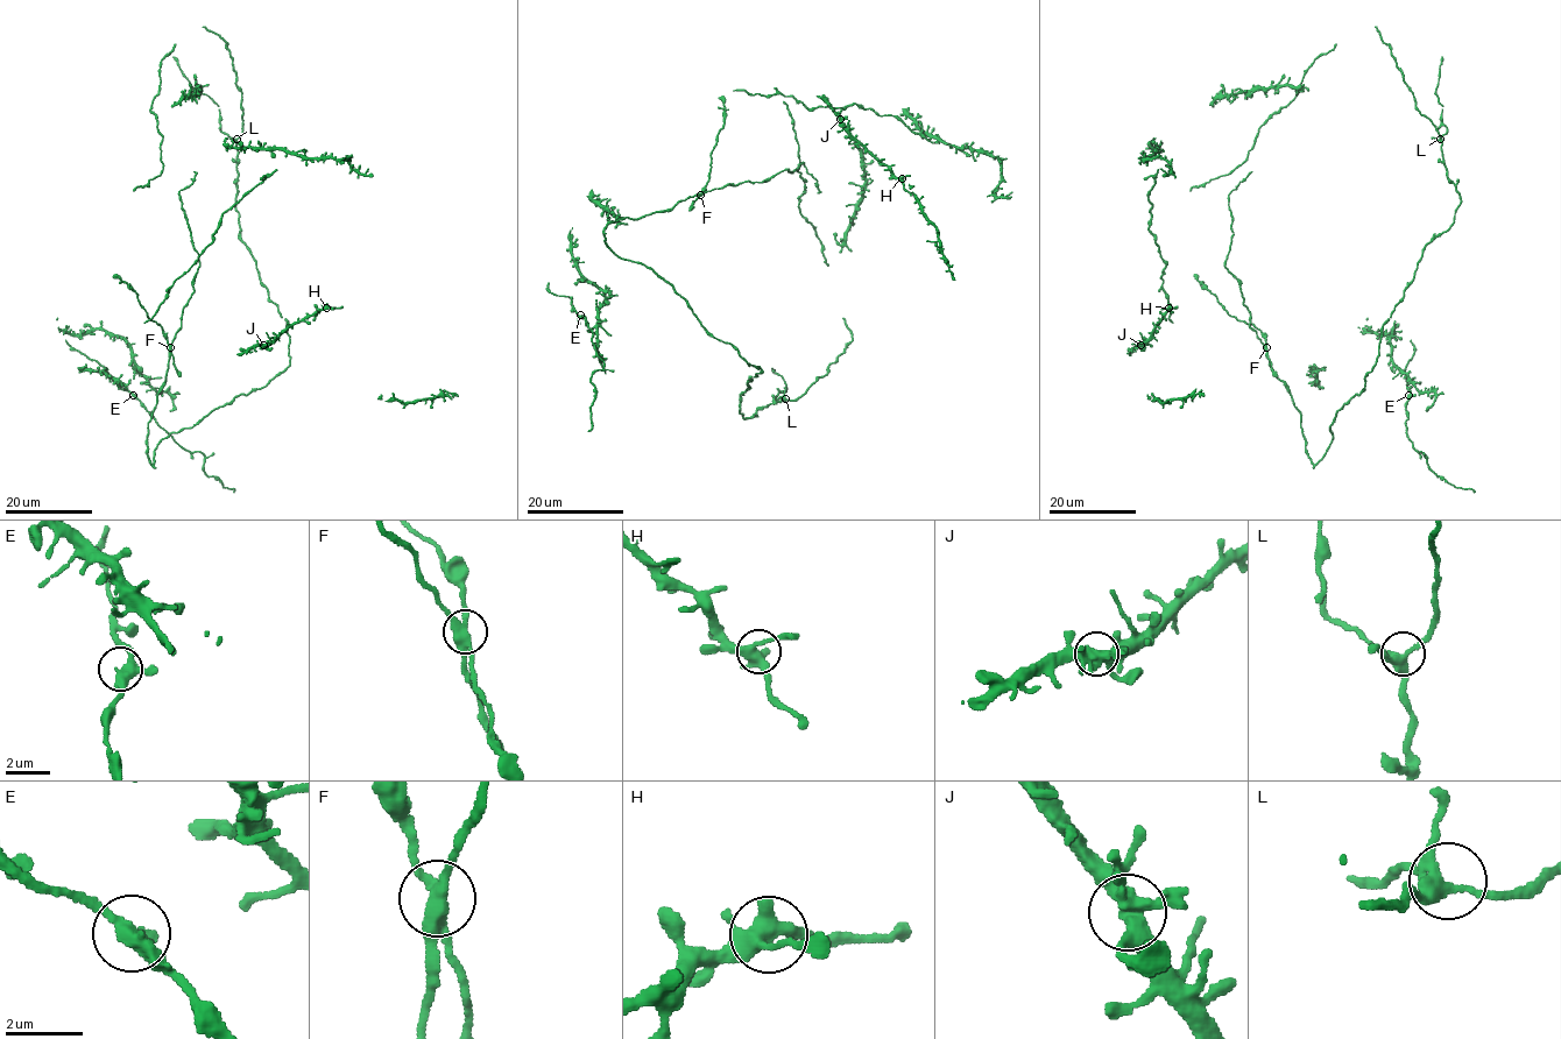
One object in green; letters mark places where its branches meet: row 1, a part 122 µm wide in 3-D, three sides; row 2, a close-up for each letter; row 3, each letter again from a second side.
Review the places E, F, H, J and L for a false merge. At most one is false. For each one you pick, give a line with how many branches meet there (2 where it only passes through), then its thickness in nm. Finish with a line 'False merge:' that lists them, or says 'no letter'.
F: Branches: 4. Thickness 360 nm
False merge: F

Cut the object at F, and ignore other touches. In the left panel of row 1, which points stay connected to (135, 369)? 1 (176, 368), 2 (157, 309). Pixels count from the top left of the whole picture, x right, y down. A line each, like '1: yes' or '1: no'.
1: no
2: yes

